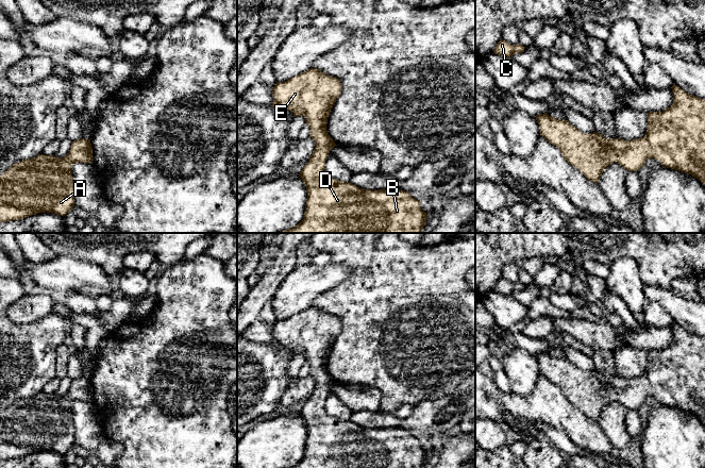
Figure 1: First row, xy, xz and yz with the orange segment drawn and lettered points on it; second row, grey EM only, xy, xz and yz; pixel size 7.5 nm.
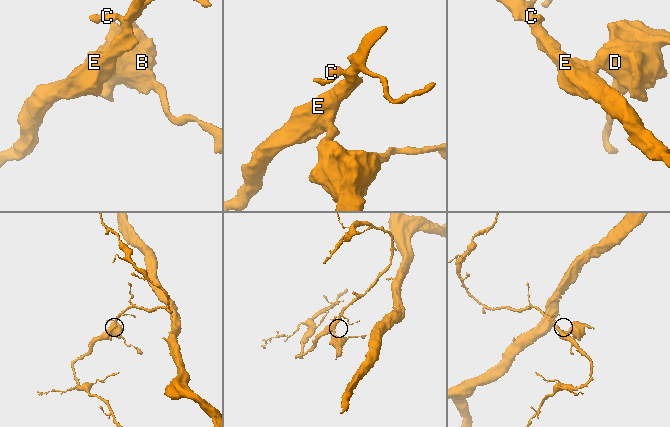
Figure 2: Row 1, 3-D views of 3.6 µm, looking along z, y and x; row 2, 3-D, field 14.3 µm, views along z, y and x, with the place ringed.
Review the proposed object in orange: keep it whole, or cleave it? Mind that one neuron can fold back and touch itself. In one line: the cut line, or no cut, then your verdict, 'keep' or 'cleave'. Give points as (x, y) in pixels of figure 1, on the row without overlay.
no cut; keep

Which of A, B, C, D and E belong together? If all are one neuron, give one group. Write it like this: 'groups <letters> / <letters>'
groups A B C D E

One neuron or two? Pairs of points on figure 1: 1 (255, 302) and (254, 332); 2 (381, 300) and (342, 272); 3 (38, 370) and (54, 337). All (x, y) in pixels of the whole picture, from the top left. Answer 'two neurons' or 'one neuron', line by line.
1: two neurons
2: two neurons
3: one neuron

